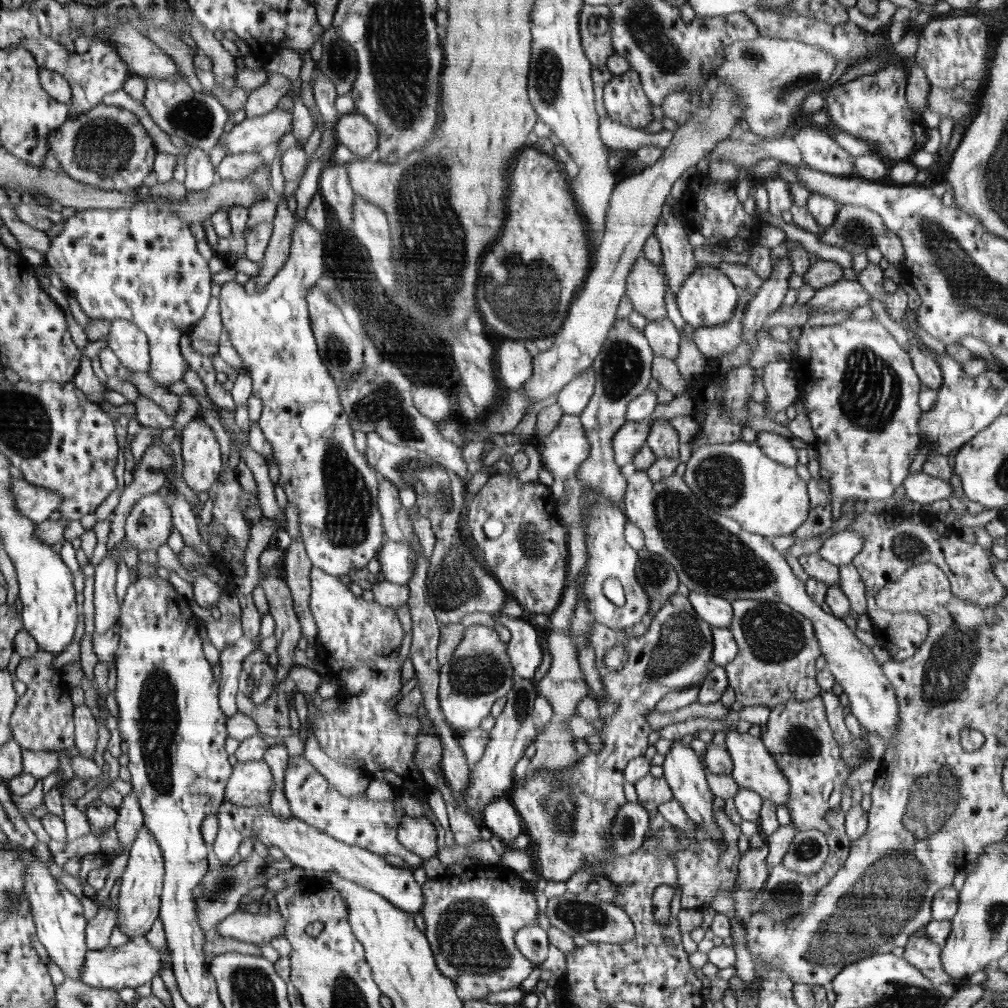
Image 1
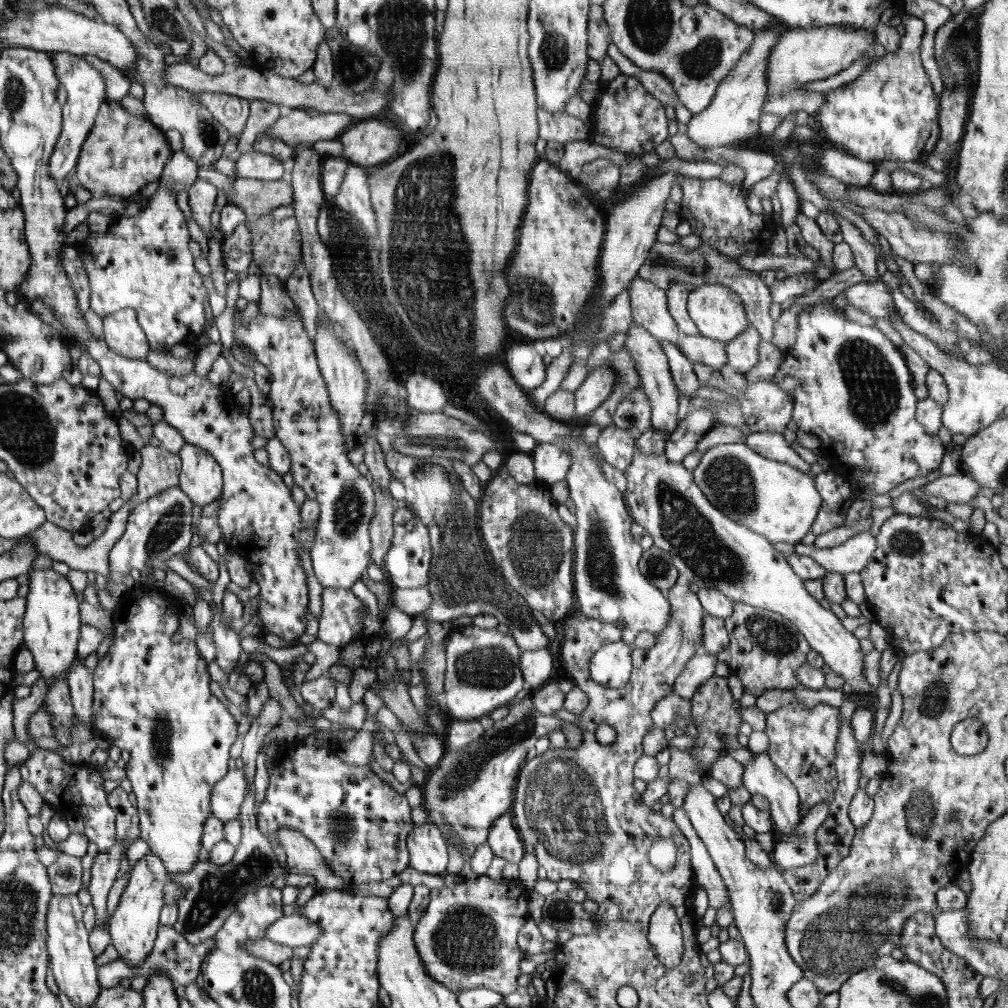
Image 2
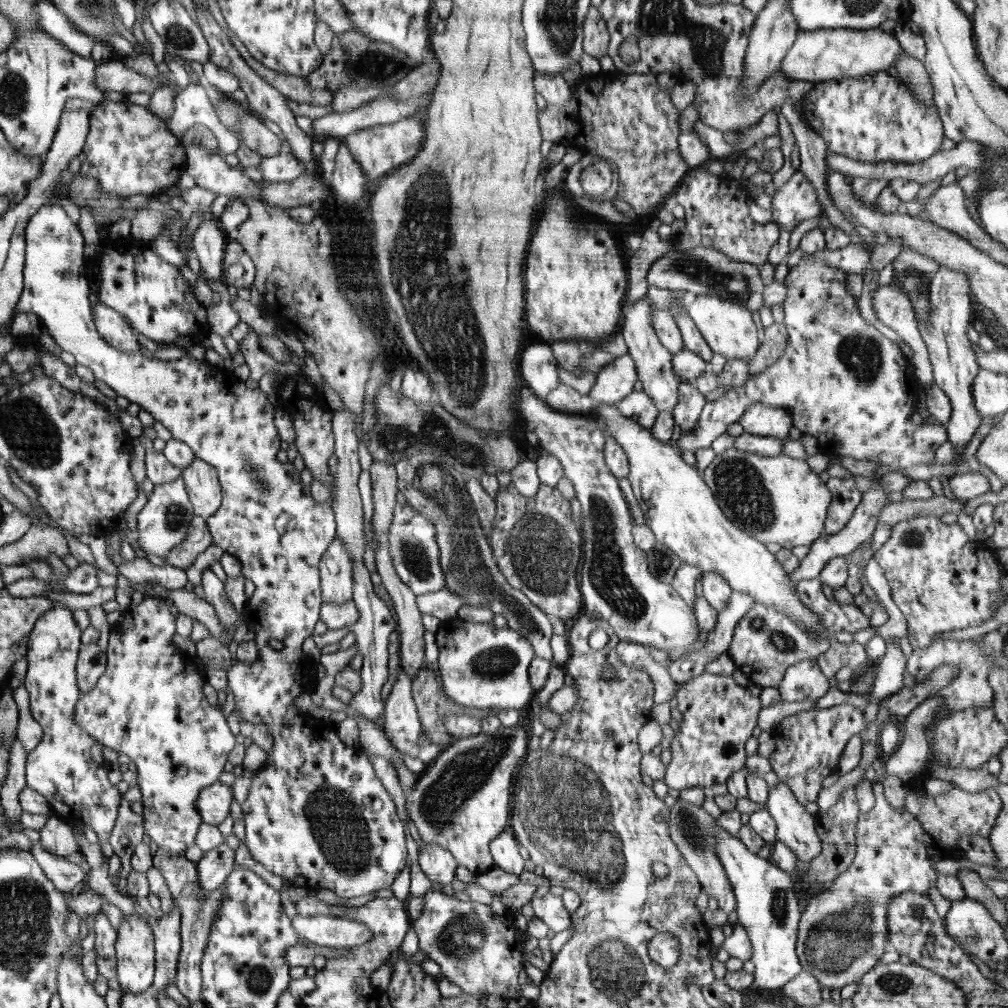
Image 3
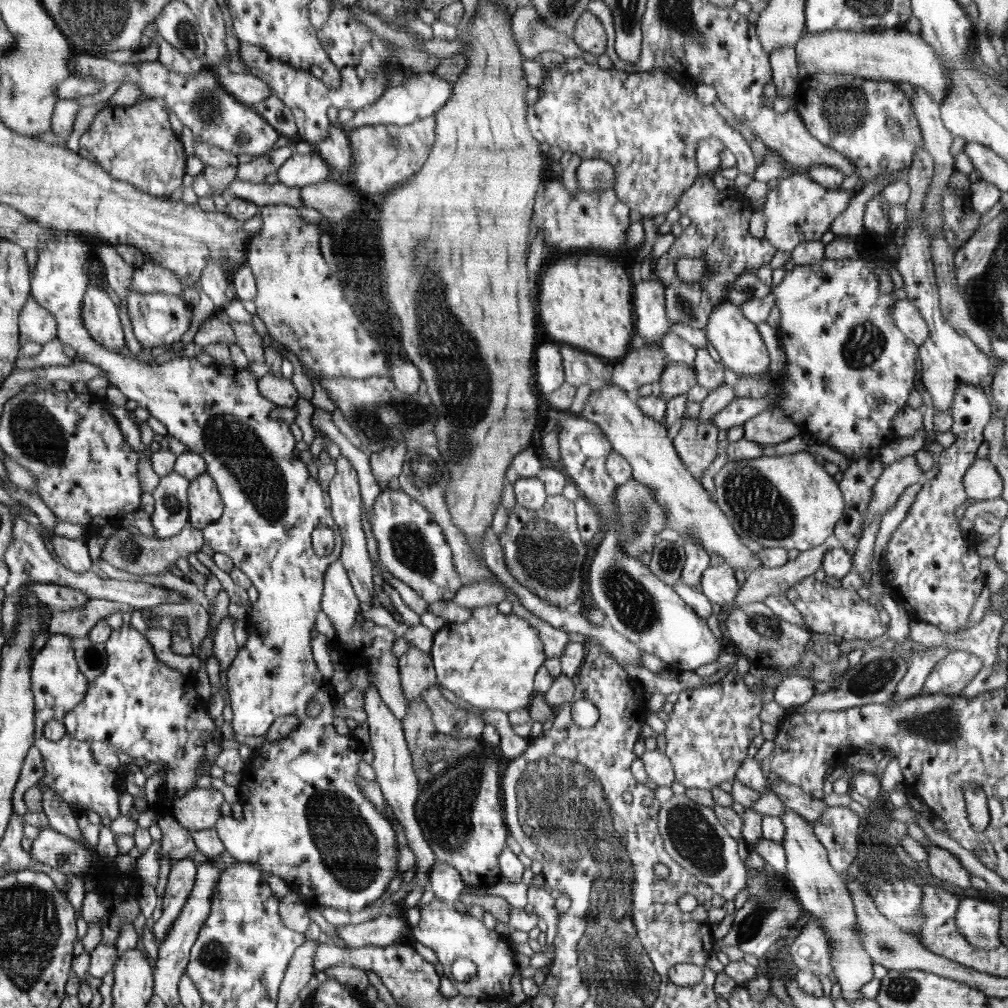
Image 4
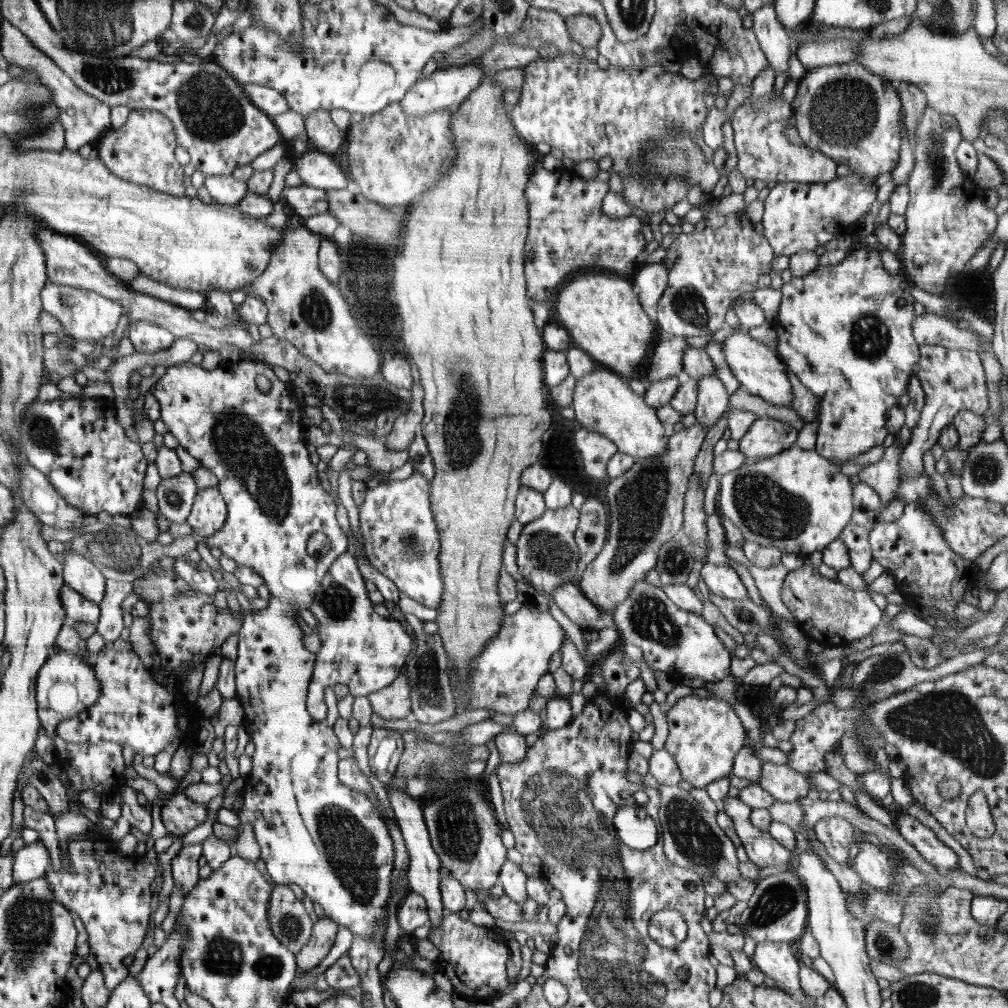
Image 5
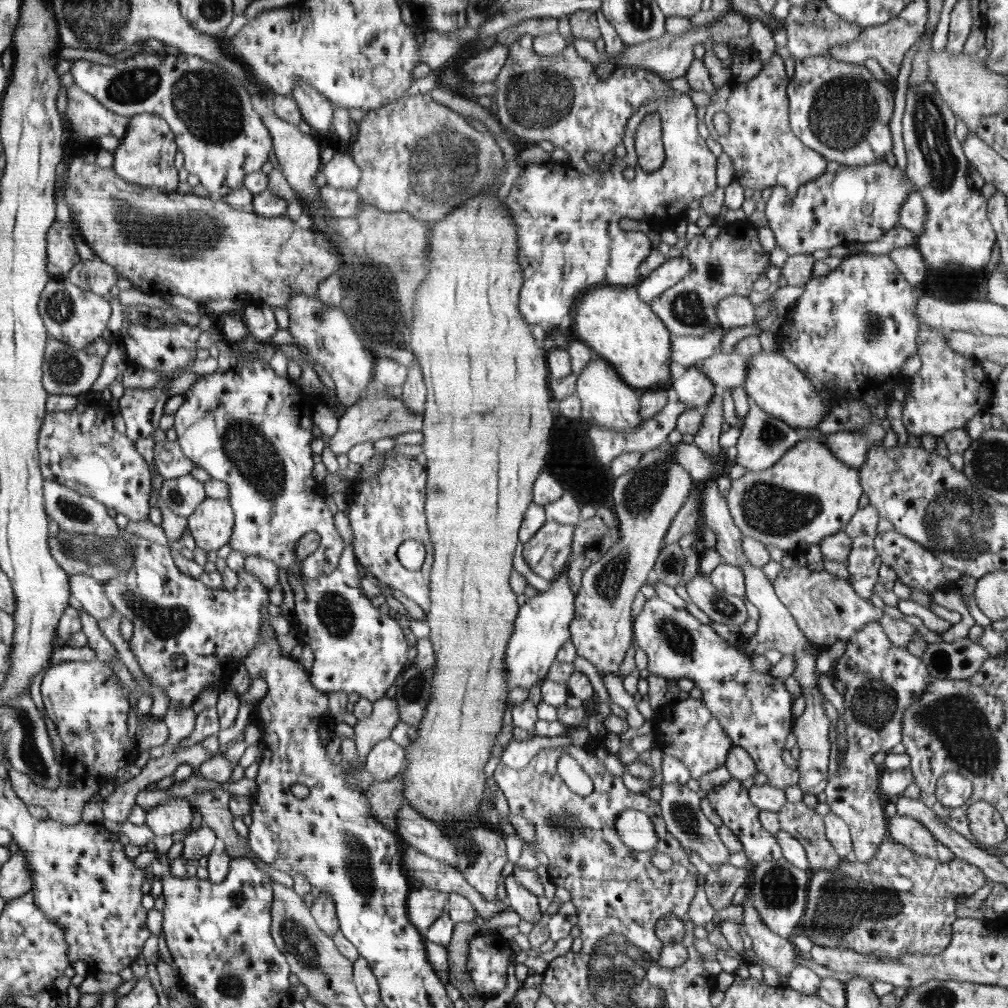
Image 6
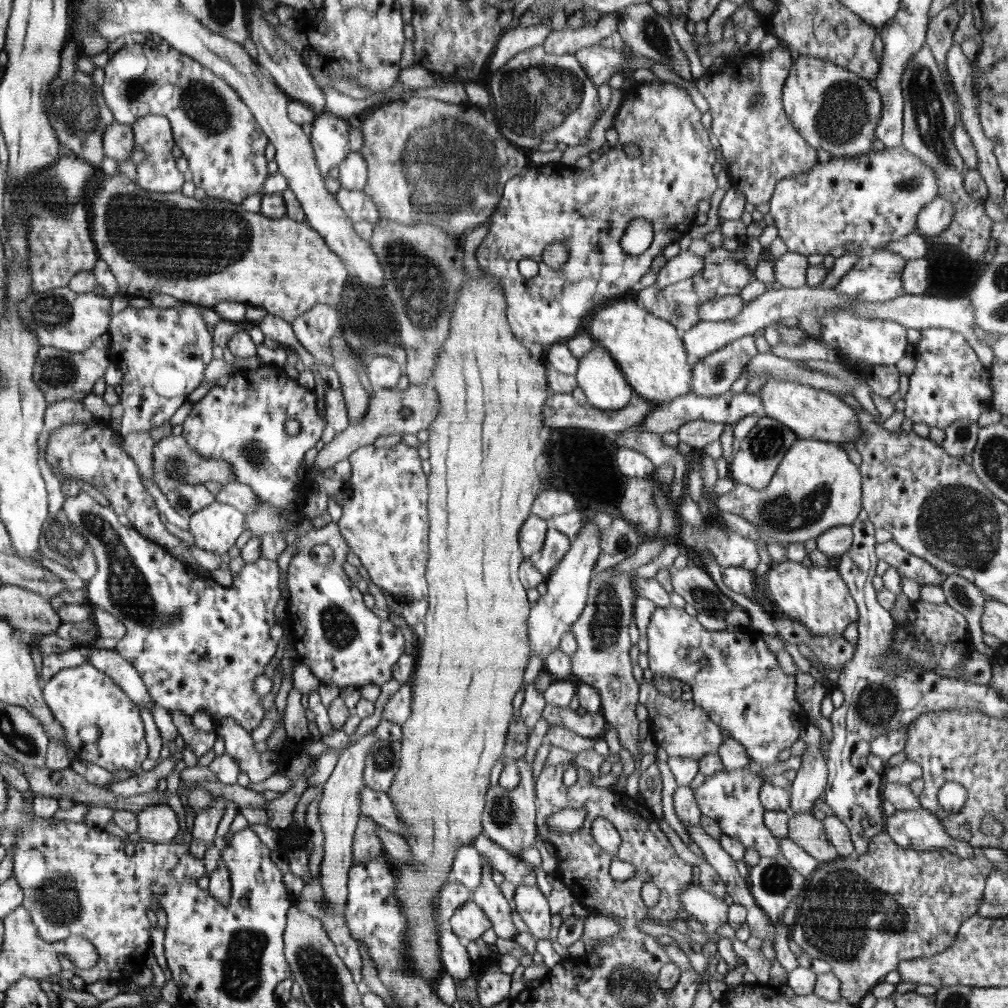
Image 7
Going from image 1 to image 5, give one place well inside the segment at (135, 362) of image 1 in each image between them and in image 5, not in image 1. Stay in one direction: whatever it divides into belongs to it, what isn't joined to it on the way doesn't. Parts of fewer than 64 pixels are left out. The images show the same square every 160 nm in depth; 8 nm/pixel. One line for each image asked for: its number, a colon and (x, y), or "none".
2: (122, 331)
3: (115, 330)
4: (100, 317)
5: (87, 315)

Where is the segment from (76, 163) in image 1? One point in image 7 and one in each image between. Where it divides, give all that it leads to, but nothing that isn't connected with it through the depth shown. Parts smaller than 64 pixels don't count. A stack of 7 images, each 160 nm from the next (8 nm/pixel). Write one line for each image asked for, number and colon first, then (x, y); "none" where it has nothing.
2: (122, 153)
3: (130, 149)
4: (136, 143)
5: (141, 150)
6: (145, 155)
7: (157, 172)

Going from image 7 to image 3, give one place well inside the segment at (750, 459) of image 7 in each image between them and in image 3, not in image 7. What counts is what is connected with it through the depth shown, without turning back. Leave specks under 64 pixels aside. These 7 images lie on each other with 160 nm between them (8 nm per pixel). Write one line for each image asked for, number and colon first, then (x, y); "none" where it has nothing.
3: (761, 419)
4: (772, 427)
5: (765, 438)
6: (764, 439)

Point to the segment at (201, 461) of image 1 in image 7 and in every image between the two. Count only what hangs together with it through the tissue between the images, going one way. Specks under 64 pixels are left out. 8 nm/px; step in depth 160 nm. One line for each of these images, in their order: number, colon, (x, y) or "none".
2: (200, 478)
3: (202, 481)
4: (206, 508)
5: (209, 515)
6: (212, 524)
7: (215, 528)

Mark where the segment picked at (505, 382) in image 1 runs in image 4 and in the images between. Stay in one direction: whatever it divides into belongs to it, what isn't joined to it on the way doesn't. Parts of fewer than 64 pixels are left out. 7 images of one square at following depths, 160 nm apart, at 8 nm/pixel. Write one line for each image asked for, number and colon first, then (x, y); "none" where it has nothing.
2: (525, 364)
3: (537, 364)
4: (549, 374)

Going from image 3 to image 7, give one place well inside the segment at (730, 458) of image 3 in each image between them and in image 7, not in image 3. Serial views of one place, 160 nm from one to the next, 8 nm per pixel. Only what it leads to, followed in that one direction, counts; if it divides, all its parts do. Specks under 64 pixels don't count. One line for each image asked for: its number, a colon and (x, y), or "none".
4: (786, 502)
5: (798, 501)
6: (808, 495)
7: (816, 487)

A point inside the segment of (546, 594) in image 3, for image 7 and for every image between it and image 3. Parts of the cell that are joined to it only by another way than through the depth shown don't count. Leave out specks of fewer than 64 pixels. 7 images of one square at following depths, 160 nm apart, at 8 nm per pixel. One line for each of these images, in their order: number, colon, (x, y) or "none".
4: (543, 550)
5: (547, 554)
6: (548, 552)
7: (556, 545)

